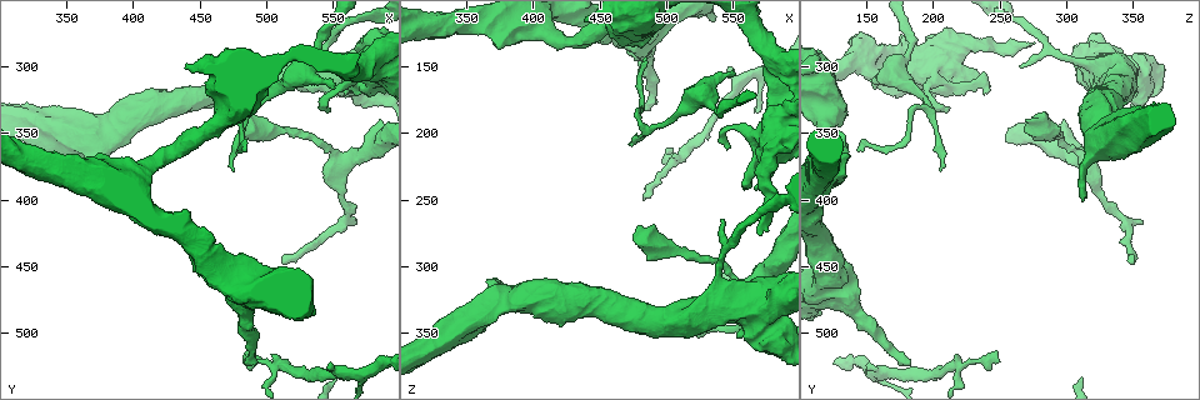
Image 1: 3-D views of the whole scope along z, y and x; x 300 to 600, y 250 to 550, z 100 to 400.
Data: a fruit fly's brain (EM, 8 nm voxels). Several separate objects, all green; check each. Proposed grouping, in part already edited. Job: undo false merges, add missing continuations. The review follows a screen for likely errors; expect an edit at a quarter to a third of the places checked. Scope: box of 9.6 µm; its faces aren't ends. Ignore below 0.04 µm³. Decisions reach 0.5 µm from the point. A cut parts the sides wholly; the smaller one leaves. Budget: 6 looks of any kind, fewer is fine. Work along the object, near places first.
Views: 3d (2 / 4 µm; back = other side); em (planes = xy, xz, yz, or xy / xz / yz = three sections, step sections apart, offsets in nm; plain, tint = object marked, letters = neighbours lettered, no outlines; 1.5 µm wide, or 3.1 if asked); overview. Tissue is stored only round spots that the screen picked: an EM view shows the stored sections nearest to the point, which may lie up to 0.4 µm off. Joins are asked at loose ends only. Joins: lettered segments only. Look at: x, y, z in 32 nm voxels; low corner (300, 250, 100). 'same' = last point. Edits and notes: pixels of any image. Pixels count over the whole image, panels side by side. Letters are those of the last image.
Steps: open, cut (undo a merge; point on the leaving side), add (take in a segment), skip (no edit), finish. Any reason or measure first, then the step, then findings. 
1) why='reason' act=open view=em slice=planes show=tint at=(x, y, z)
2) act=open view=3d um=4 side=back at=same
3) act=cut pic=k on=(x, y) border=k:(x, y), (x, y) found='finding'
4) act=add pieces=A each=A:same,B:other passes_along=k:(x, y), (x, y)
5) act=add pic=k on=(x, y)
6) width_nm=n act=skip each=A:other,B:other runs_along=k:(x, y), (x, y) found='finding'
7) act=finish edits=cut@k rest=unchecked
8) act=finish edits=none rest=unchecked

why='abrupt turn' act=open view=em slice=xz step=8 show=tint at=(508, 528, 220)

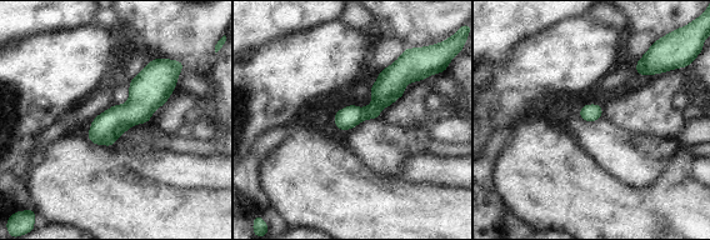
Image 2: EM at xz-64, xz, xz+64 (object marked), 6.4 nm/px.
act=open view=em slice=planes show=letters at=same

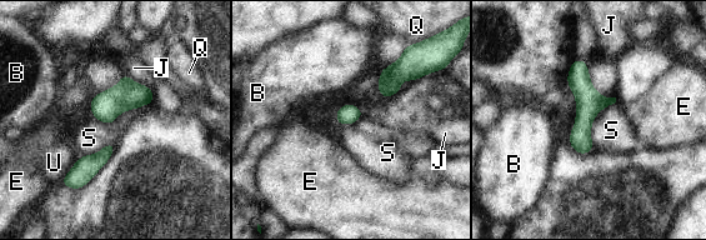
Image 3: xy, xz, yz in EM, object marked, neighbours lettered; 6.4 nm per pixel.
width_nm=130 act=skip each=B:other,E:other,J:other,Q:other,S:other,U:other runs_along=3:(577, 63), (584, 91), (584, 150) found='one neuron here'

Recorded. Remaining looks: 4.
why='free end' act=open view=em slice=yz step=4 show=letters at=(560, 322, 240)

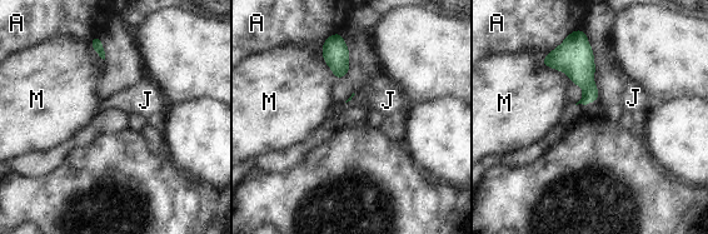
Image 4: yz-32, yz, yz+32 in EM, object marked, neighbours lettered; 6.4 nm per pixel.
why='cut it another way' act=open view=em slice=planes show=letters at=same

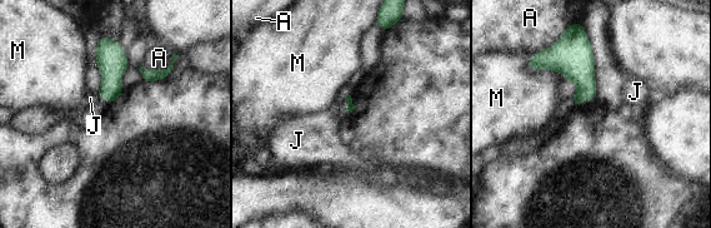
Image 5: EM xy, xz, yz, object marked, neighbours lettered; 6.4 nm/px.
act=skip each=A:other,J:other,M:other border=5:(530, 55), (531, 69), (566, 80) found='none of them fits'

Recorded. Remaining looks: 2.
act=finish edits=none rest=unchecked

